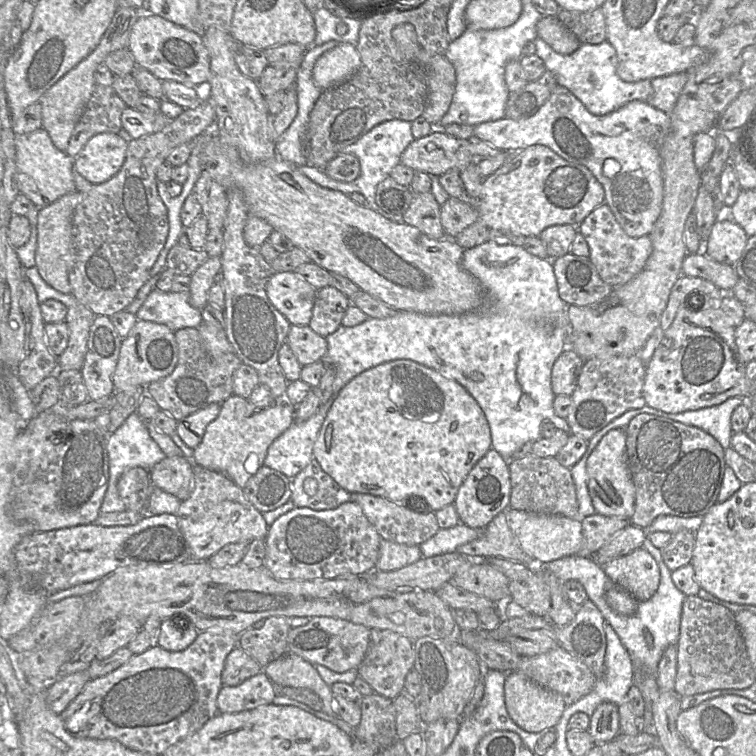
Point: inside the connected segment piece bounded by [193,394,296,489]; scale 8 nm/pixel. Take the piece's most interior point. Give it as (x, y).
(234, 444)

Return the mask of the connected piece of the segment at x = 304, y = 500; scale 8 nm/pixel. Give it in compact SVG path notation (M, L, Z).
M312 458L311 462L303 470L291 479L290 489L290 500L292 502L286 502L272 511L262 513L263 518L269 527L278 517L295 507L308 507L313 510L330 510L337 508L345 502L351 501L351 494L340 487L327 473L325 473L318 461L314 458Z

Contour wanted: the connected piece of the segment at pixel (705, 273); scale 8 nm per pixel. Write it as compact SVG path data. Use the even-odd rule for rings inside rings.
M687 253L682 262L682 275L708 280L723 293L731 293L739 279L734 265L722 264L697 253Z

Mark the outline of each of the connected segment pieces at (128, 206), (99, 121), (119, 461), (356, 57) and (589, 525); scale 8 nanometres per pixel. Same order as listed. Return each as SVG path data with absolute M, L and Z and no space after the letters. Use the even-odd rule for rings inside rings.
M202 95L197 105L184 109L161 131L128 142L125 161L120 170L106 182L93 184L89 191L81 193L81 201L72 217L69 282L71 294L96 316L111 317L125 310L150 278L150 271L165 245L169 232L168 210L157 189L157 168L174 147L191 143L196 136L202 134L215 121L215 116L212 101Z
M96 84L91 98L72 131L66 152L75 158L88 140L96 134L118 134L122 128L121 114L126 104L112 86Z
M137 411L130 414L124 423L109 436L107 451L109 456L109 482L100 508L101 514L127 510L117 489L118 480L126 470L133 467L150 470L155 464L166 457L158 444L151 438L145 425L145 420L142 420Z
M339 43L317 59L312 70L312 79L317 87L326 90L348 80L360 65L361 58L356 46Z
M595 513L584 517L580 522L583 542L581 550L576 555L593 558L600 547L630 524L630 519Z

